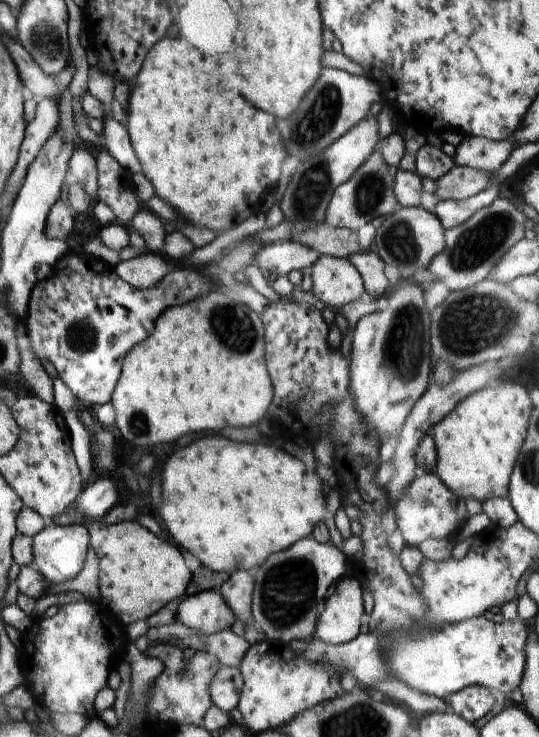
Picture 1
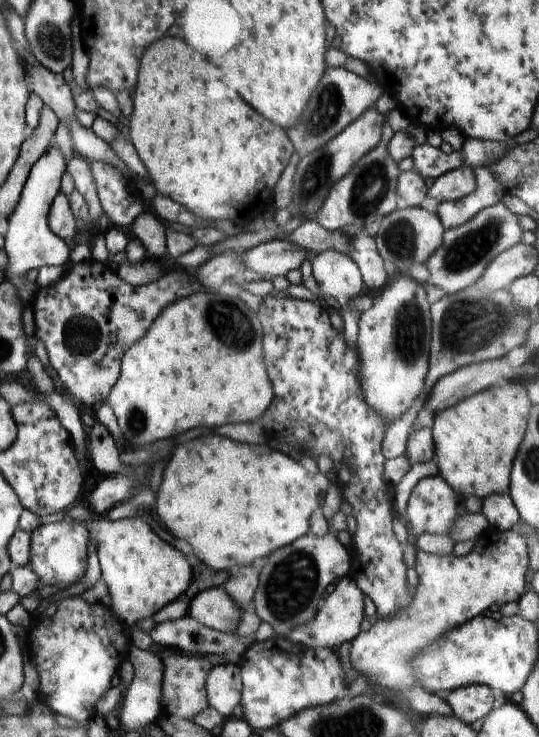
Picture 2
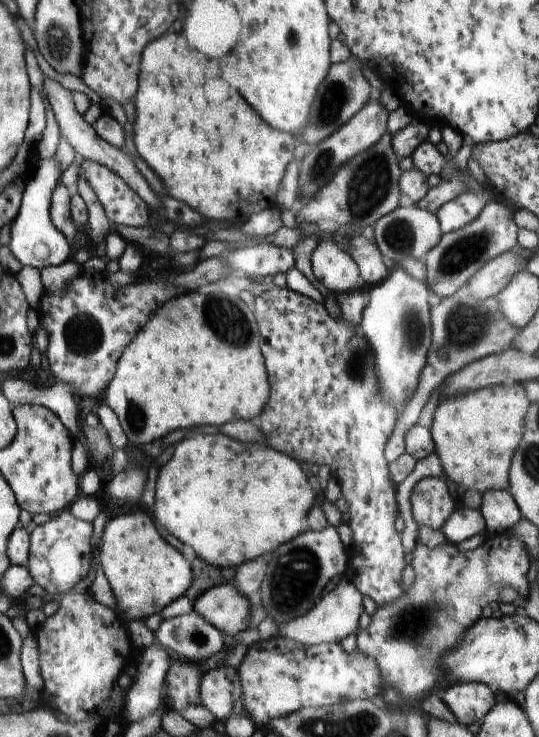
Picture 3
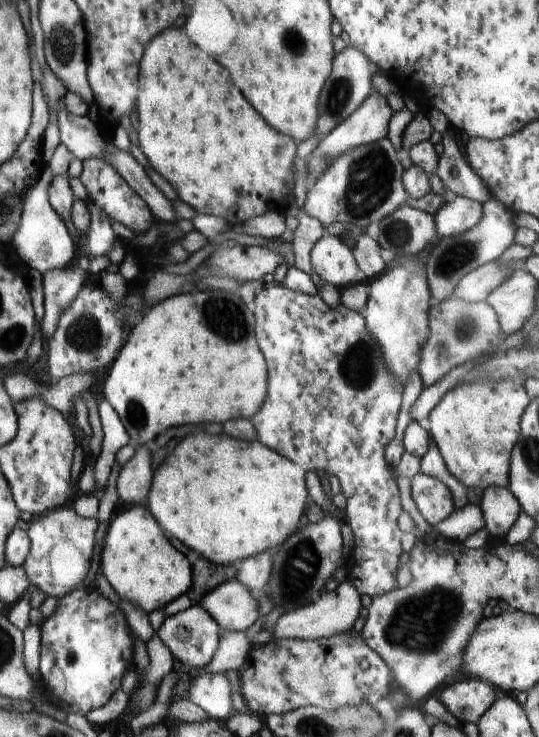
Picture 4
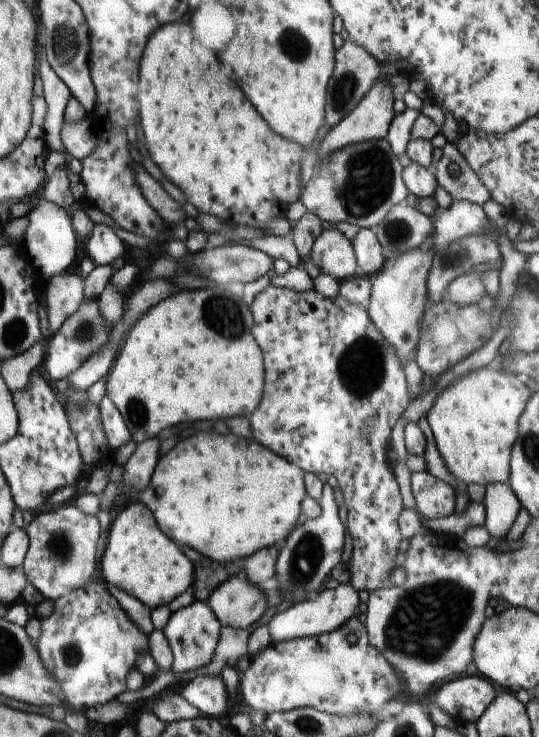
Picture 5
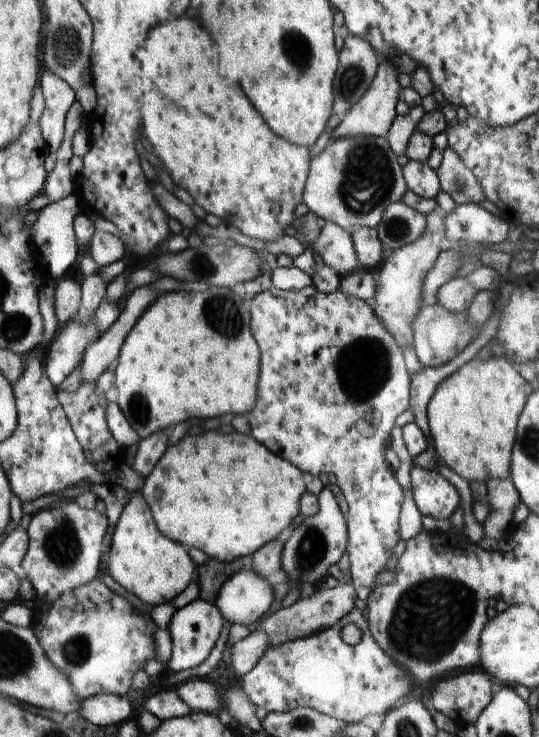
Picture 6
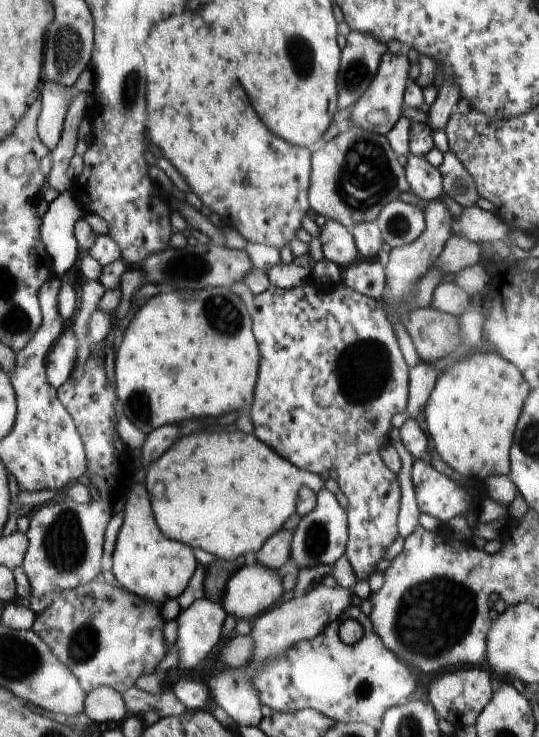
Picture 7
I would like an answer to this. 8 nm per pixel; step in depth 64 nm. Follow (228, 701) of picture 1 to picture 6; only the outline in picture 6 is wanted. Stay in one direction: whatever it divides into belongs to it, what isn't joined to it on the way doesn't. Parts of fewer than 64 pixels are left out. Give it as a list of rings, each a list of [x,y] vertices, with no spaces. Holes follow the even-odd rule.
[[[205,679],[188,680],[174,687],[178,696],[190,706],[193,711],[203,713],[216,713],[216,710],[222,706],[220,690],[206,682]]]

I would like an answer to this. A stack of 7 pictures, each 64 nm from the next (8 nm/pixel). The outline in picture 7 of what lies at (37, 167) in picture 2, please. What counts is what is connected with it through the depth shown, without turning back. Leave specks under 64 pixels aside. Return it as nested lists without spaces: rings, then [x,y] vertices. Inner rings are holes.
[[[66,194],[56,202],[50,203],[41,217],[40,240],[52,259],[53,275],[58,278],[66,274],[78,258],[74,224],[84,216],[82,207],[71,198],[71,195]]]

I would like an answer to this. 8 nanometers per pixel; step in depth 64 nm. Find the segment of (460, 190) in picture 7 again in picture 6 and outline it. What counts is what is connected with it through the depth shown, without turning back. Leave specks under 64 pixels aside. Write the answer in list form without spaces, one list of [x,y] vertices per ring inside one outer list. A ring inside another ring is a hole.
[[[452,147],[444,149],[442,162],[435,171],[441,190],[450,194],[457,205],[478,204],[486,199],[478,179]]]

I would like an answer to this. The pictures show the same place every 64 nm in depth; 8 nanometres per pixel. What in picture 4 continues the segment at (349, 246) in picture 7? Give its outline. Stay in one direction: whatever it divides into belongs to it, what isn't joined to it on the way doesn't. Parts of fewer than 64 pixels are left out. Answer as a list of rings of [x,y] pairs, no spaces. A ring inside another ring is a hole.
[[[325,233],[312,248],[311,266],[323,282],[338,289],[360,282],[354,249],[341,237]]]

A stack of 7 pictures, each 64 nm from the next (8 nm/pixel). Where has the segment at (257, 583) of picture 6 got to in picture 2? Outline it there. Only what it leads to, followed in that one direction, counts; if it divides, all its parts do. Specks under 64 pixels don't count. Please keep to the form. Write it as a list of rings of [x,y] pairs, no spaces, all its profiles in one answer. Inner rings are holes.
[[[222,586],[199,592],[188,602],[186,616],[215,631],[234,633],[242,613]]]

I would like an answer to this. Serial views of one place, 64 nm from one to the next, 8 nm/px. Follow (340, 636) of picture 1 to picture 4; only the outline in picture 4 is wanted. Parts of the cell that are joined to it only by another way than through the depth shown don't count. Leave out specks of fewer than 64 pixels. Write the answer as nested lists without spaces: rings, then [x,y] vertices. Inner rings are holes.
[[[349,582],[340,583],[332,592],[324,592],[316,604],[308,604],[304,608],[286,612],[278,618],[273,637],[280,639],[318,640],[318,638],[330,638],[334,634],[349,632],[354,627],[362,608],[361,595],[358,589],[353,588]]]

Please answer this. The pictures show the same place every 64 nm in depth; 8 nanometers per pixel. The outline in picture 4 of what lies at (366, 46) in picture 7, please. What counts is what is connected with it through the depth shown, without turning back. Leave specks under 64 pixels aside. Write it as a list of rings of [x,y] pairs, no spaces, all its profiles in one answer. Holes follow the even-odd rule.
[[[347,45],[346,48],[336,56],[336,68],[332,68],[332,80],[329,84],[324,84],[324,92],[320,92],[320,120],[316,120],[316,138],[322,141],[334,128],[339,127],[348,116],[352,115],[359,109],[360,104],[371,96],[374,91],[372,84],[372,76],[378,74],[380,68],[376,66],[376,62],[368,60],[368,56],[358,50]]]

